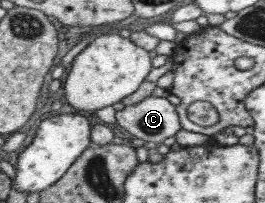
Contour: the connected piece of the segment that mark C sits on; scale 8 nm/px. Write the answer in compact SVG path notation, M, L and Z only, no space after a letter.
M153 96L115 111L115 121L119 128L144 143L161 144L165 138L173 137L181 127L173 104L166 98Z

